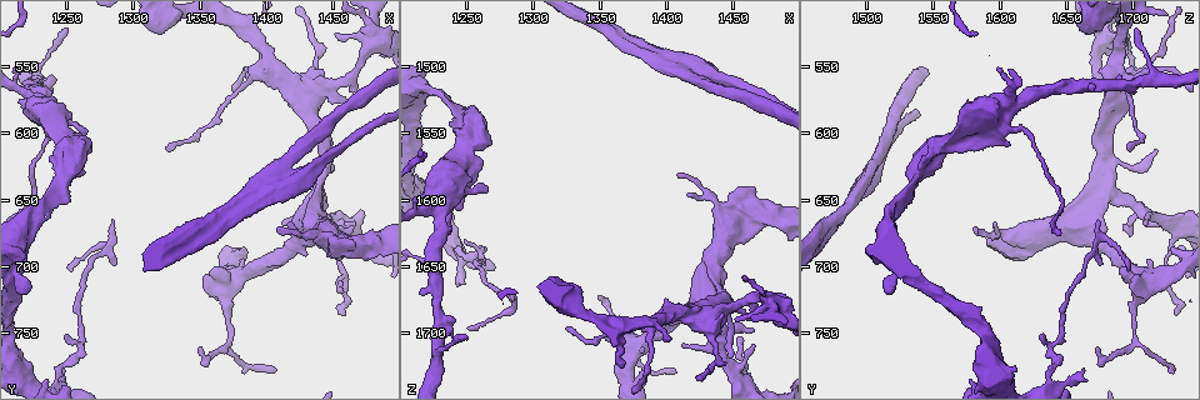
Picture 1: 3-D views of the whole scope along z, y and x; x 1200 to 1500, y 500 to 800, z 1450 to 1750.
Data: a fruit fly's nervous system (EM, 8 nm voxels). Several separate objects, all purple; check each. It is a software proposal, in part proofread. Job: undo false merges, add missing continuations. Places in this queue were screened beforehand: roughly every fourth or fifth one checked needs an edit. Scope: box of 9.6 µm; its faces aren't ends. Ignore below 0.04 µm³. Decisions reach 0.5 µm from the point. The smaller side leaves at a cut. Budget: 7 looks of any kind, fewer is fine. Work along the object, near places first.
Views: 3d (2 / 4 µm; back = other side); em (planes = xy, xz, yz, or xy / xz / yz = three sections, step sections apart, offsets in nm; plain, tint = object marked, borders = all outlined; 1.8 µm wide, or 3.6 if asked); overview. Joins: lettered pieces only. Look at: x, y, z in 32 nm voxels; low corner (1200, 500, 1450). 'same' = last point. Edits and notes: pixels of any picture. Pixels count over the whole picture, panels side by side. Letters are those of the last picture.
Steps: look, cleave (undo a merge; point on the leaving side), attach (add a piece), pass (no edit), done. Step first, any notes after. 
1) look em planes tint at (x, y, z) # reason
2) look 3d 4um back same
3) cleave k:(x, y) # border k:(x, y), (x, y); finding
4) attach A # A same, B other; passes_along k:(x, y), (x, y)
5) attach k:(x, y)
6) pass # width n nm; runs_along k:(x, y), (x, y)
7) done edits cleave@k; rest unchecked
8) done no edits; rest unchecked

look 3d 2um at (1480, 530, 1678) # looks like a crossing

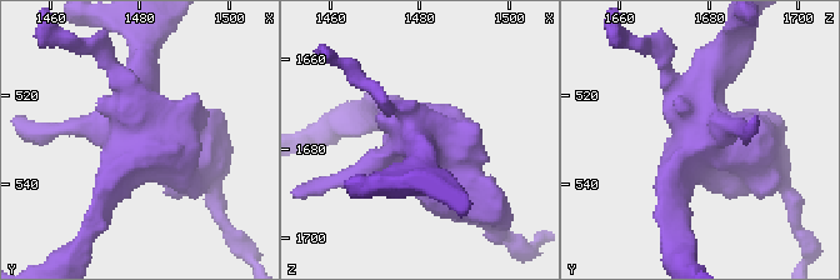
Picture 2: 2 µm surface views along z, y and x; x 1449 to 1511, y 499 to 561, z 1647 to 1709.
look em xy step 16 borders at (1480, 531, 1678)

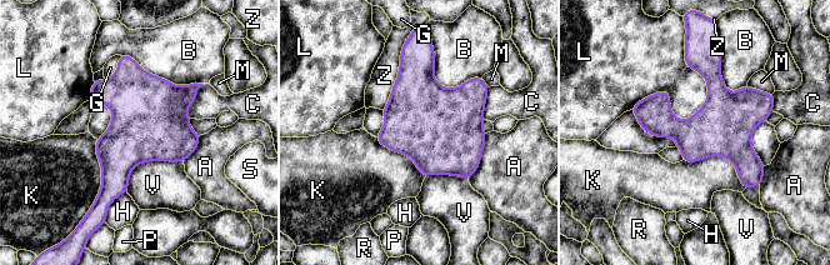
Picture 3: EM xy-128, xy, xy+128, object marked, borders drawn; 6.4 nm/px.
look em yz step 8 borders same # another direction

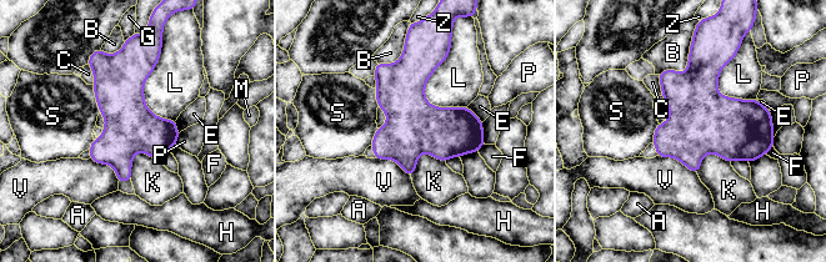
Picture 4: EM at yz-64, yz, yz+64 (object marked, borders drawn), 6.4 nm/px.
pass # A other, B other, C other, E other, F other, G other, H other, K other, L other, M other, P other, S other, V other, Z other; border 4:(159, 160), (136, 152), (130, 179); continuous, no second cell

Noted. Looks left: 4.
look em planes plain at (1380, 688, 1728) # branch stops here

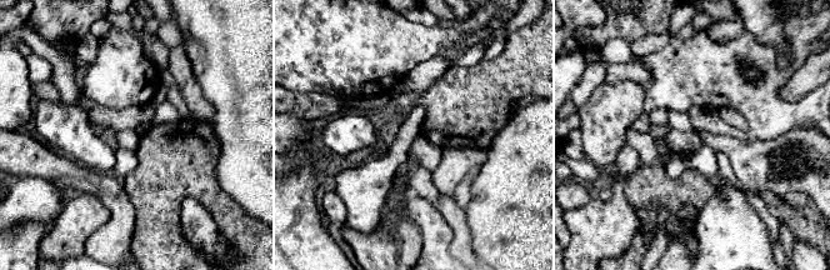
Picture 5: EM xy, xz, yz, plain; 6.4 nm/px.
look em planes borders same # see the neighbours

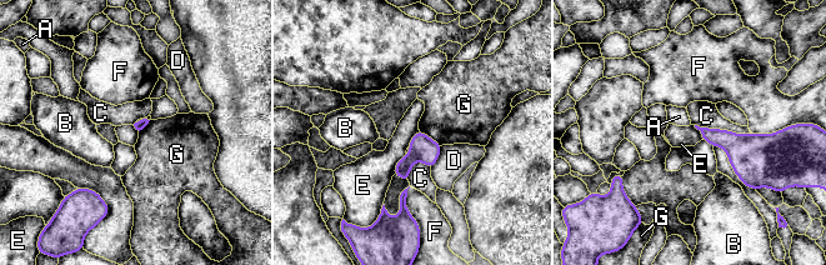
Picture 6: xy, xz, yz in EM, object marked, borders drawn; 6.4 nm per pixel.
pass # A other, B other, C other, D other, E other, F other, G other; border 6:(405, 154), (399, 160), (393, 174); none of them fits

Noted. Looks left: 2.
look em planes borders at (1416, 640, 1498) # sharp bend

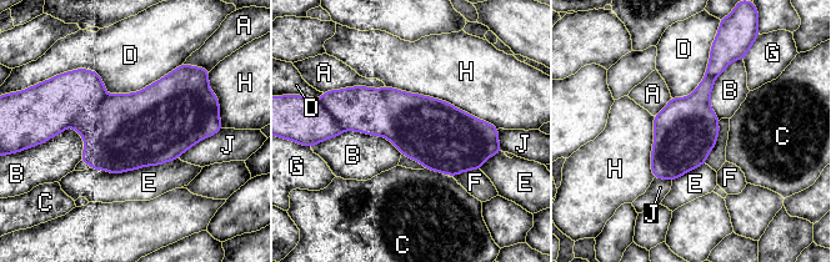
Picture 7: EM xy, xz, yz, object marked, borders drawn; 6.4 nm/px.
cleave 7:(119, 131) # A other, B other, C other, D other, E other, F other, G other, H other, J other; a second cell is stuck on

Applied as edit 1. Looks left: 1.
done edits cleave@7; rest unchecked

